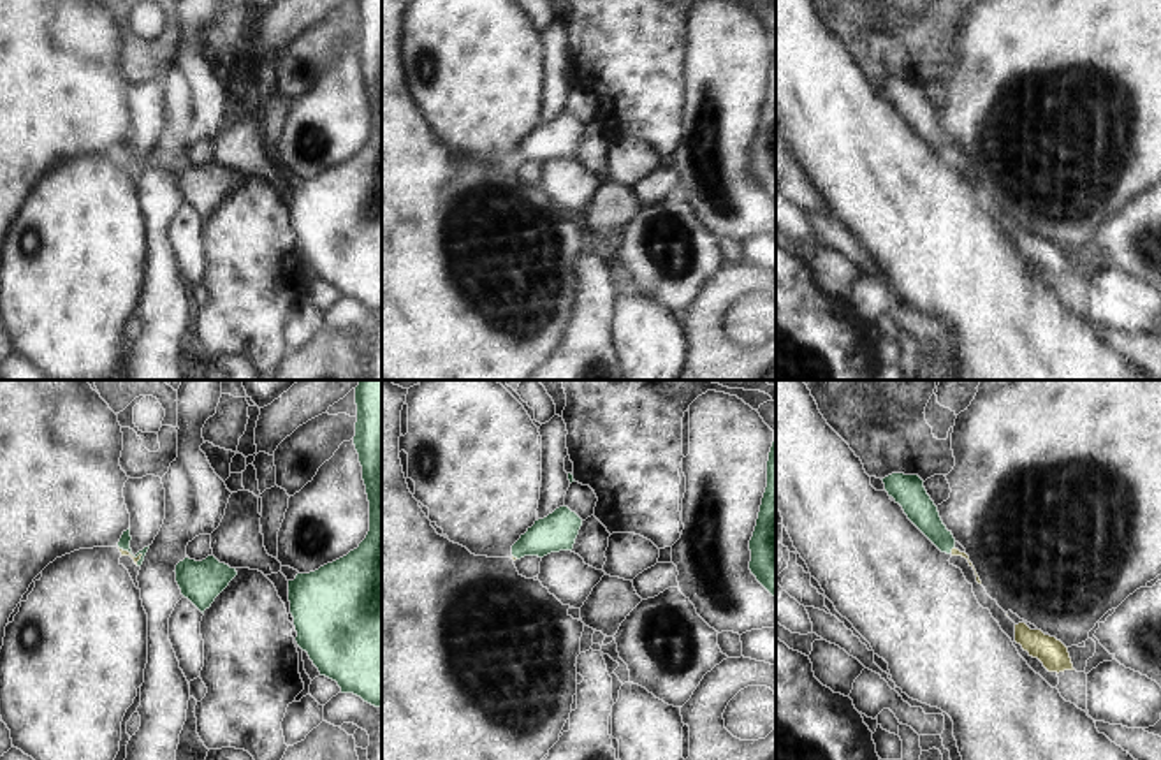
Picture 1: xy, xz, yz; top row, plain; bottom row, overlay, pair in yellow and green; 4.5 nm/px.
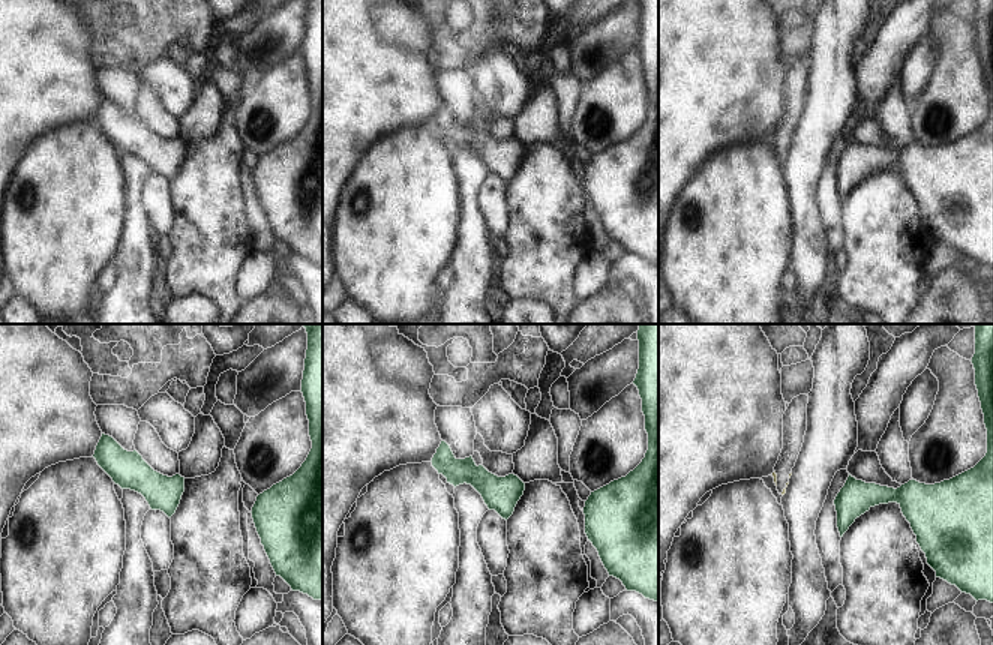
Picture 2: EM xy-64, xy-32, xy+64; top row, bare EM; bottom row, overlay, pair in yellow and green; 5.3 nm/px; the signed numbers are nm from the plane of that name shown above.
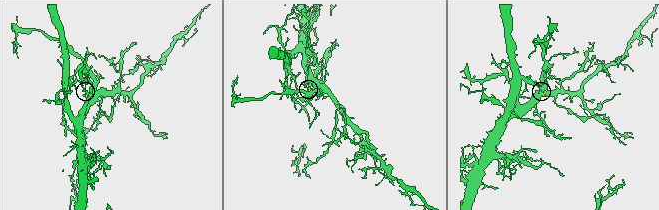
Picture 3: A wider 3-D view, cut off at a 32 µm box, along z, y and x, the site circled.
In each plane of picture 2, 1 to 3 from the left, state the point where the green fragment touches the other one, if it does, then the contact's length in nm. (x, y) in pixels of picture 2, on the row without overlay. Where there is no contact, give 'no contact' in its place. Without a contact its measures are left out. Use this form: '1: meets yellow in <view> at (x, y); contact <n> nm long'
1: no contact
2: no contact
3: no contact

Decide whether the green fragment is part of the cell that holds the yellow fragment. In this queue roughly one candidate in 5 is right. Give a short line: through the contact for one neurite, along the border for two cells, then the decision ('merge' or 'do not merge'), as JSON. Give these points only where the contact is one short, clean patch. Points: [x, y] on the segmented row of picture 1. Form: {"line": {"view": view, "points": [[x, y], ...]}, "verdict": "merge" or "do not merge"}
{"verdict": "do not merge"}

